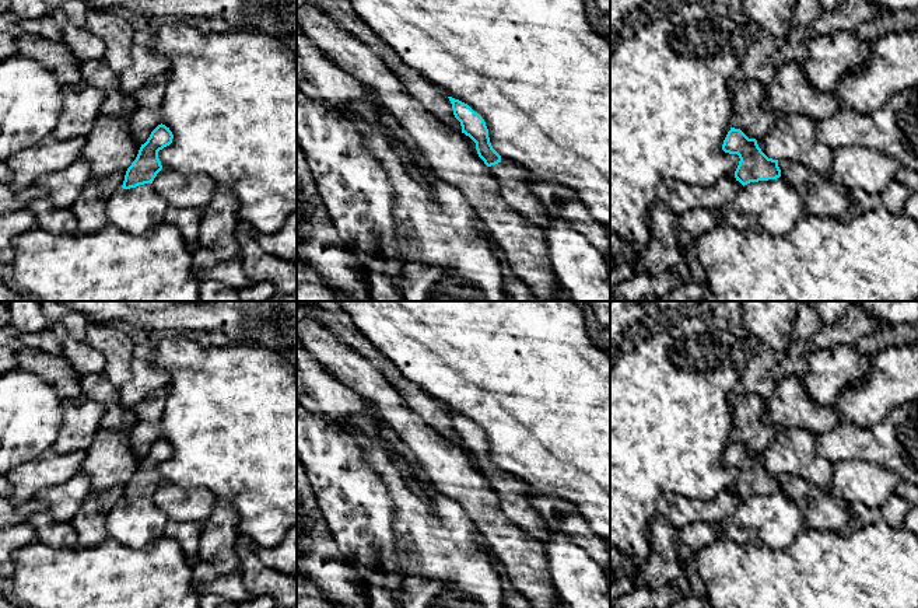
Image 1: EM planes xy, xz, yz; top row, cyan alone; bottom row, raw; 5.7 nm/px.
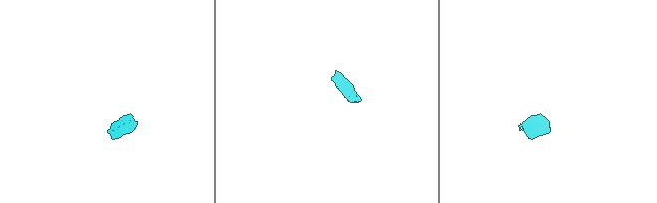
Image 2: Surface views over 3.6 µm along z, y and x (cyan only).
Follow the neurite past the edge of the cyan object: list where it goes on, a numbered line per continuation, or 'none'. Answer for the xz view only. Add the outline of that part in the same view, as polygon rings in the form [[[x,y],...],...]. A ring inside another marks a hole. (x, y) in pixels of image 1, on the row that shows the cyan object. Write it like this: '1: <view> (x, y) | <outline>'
1: xz (511, 177) | [[[501,157],[498,164],[487,168],[495,178],[502,199],[512,210],[543,228],[550,224],[543,200],[530,189],[528,182],[529,171],[526,168],[507,157]]]

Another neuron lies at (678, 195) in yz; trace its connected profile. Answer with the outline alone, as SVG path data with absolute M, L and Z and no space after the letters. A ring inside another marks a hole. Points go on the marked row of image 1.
M733 177L722 178L712 186L687 185L680 181L663 181L656 200L666 203L673 214L682 216L693 209L716 210L730 203L743 185Z

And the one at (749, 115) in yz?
M732 80L729 83L732 95L730 127L740 129L749 139L763 137L778 120L775 111L763 106L767 87L751 80Z

